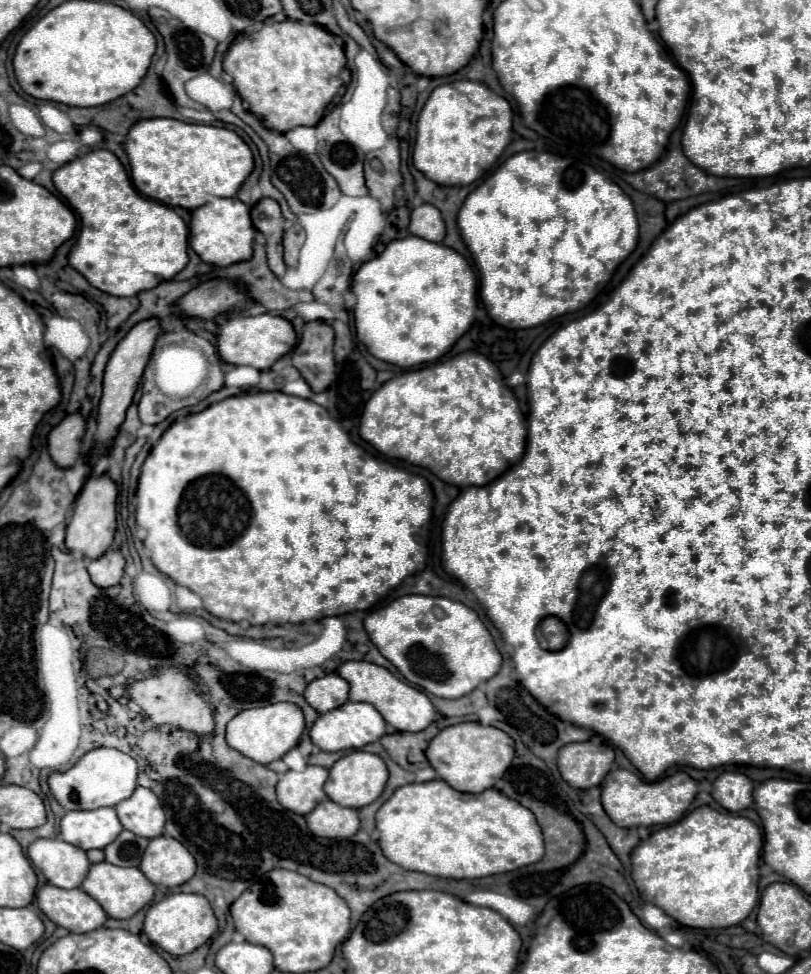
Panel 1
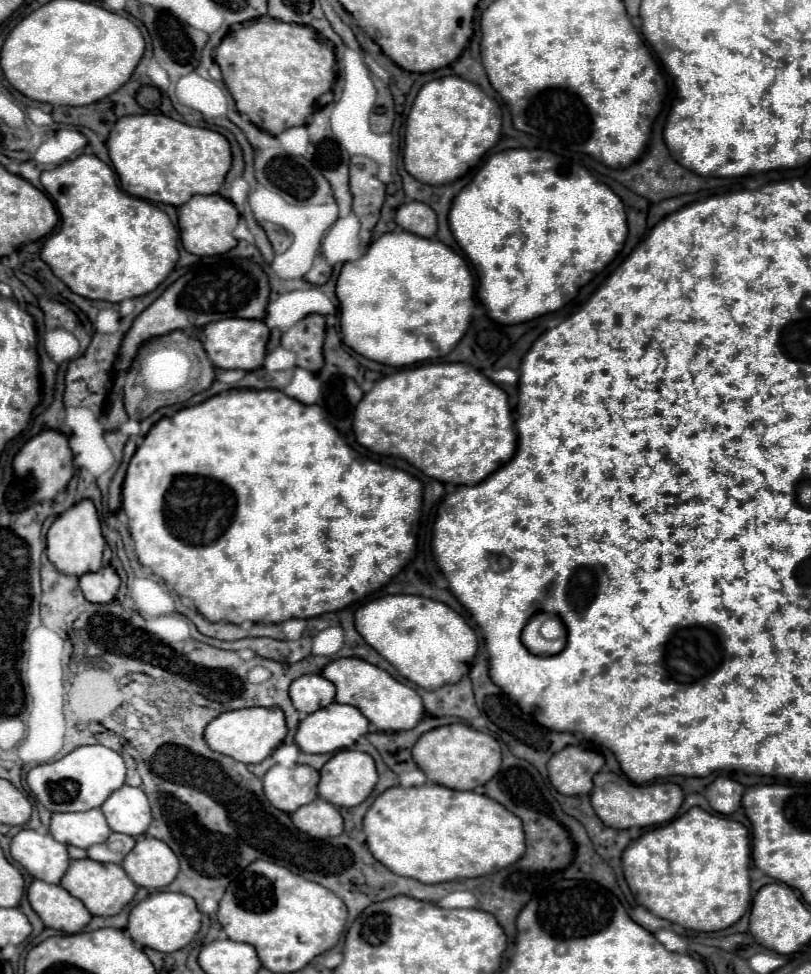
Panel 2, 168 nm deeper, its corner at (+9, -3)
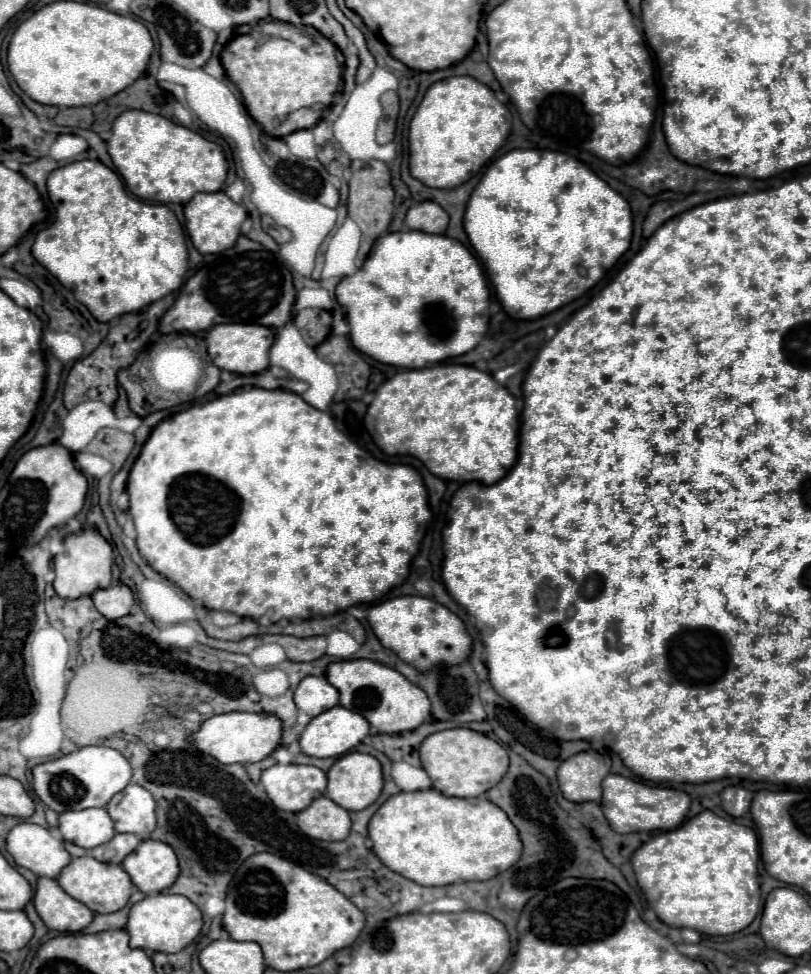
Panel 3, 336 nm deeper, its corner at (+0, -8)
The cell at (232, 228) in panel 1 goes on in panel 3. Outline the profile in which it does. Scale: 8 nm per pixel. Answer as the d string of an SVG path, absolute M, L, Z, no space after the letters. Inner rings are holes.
M214 192L214 194L196 194L186 206L184 206L184 218L186 218L186 230L190 234L190 240L194 248L200 254L218 254L224 250L234 248L238 236L240 236L240 226L246 218L246 210L232 202L224 192Z

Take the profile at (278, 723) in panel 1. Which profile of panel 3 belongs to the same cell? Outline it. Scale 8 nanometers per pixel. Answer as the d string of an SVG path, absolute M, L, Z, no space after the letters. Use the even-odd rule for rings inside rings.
M228 712L208 718L190 740L198 750L214 756L222 764L252 764L268 758L282 744L282 720L274 714Z

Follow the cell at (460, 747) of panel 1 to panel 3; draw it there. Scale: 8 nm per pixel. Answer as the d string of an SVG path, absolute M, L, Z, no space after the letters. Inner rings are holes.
M454 728L430 734L420 746L422 768L430 774L432 786L446 796L482 796L496 786L508 770L508 752L492 738L470 728Z

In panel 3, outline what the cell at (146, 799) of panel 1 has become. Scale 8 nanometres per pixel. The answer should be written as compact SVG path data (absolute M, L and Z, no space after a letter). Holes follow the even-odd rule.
M128 784L106 806L114 820L116 832L128 832L146 838L156 828L156 802L152 794L138 786Z

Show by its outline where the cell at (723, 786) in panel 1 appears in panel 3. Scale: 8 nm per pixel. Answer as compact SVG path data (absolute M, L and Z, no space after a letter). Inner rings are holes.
M726 786L720 792L722 798L722 808L726 814L738 818L744 816L750 810L750 802L752 802L752 792L742 788L742 786Z

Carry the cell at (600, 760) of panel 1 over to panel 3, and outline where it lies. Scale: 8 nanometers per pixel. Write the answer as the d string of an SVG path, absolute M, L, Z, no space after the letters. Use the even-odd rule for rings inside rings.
M594 750L570 756L558 768L558 784L570 802L598 802L602 796L600 782L610 772L610 758Z

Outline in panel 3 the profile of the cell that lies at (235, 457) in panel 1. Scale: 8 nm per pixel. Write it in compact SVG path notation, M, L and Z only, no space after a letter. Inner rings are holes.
M250 388L194 403L188 410L162 420L152 430L128 476L126 490L130 494L130 514L138 532L136 544L140 554L158 574L178 584L178 588L192 600L202 600L208 610L230 612L252 620L266 616L270 622L332 616L356 604L370 604L386 596L394 586L400 586L408 578L410 562L418 554L420 540L424 538L424 532L432 520L426 486L414 468L404 464L384 464L372 458L336 428L330 412L314 410L298 394L288 390Z

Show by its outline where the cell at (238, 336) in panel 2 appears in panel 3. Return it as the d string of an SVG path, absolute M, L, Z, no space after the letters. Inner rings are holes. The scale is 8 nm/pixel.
M218 324L208 330L206 344L212 362L220 370L234 374L258 374L268 368L268 352L274 342L274 332L260 324Z

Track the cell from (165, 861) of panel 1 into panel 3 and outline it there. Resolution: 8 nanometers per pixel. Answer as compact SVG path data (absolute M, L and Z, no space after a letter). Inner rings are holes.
M142 840L138 850L126 856L122 868L144 894L168 890L180 874L172 846L158 840Z

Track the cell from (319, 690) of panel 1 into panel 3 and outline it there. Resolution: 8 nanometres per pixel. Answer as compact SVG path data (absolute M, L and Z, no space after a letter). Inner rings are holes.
M324 676L304 678L294 692L294 702L298 710L310 714L312 718L338 706L338 698L340 698L338 690Z

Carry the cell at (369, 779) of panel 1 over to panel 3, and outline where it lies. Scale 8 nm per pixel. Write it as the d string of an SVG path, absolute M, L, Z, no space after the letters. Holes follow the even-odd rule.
M348 752L344 756L340 756L334 766L328 770L328 788L326 788L326 796L336 802L338 806L346 808L346 810L364 810L370 804L376 802L376 798L380 796L384 786L384 776L382 776L382 766L380 762L370 756L370 754L360 754L360 752Z

